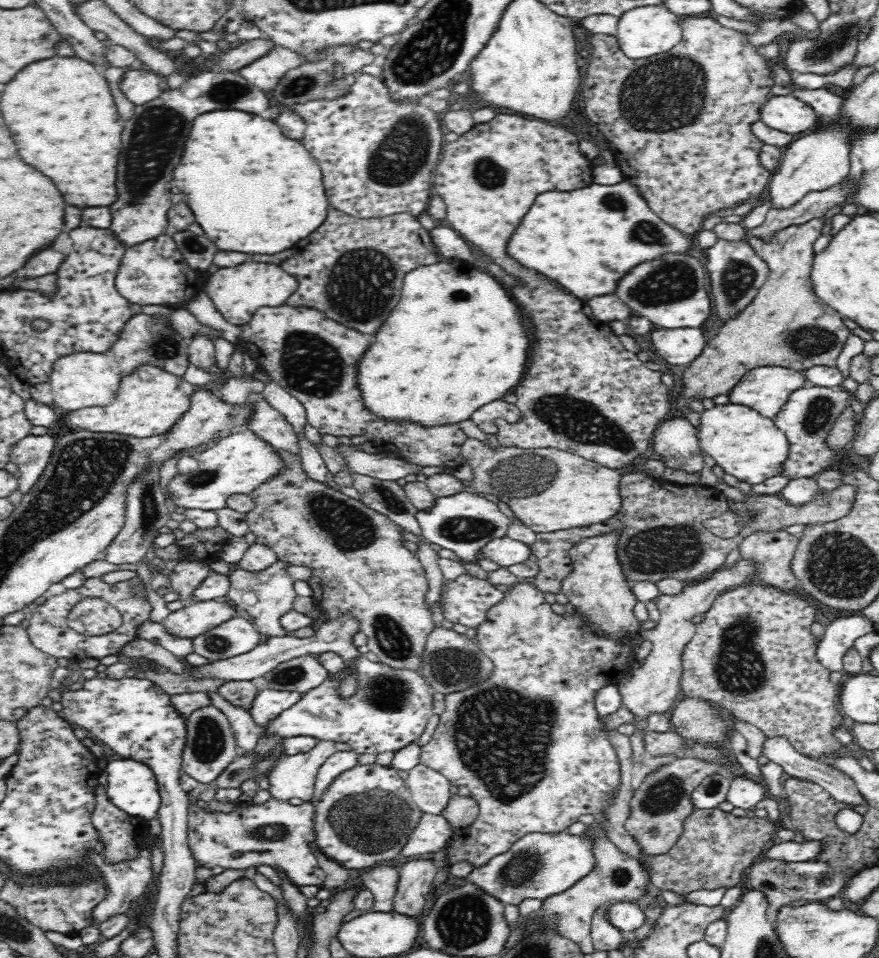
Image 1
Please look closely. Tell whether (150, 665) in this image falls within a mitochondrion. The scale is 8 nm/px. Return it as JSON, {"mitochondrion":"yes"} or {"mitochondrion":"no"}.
{"mitochondrion":"no"}

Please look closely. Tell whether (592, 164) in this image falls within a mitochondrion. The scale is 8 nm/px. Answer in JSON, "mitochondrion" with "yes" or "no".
{"mitochondrion":"no"}

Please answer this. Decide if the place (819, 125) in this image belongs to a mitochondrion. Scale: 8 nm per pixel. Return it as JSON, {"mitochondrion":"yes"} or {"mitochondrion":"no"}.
{"mitochondrion":"no"}

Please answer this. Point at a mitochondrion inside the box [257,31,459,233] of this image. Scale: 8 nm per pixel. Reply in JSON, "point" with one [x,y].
{"point":[403,153]}

